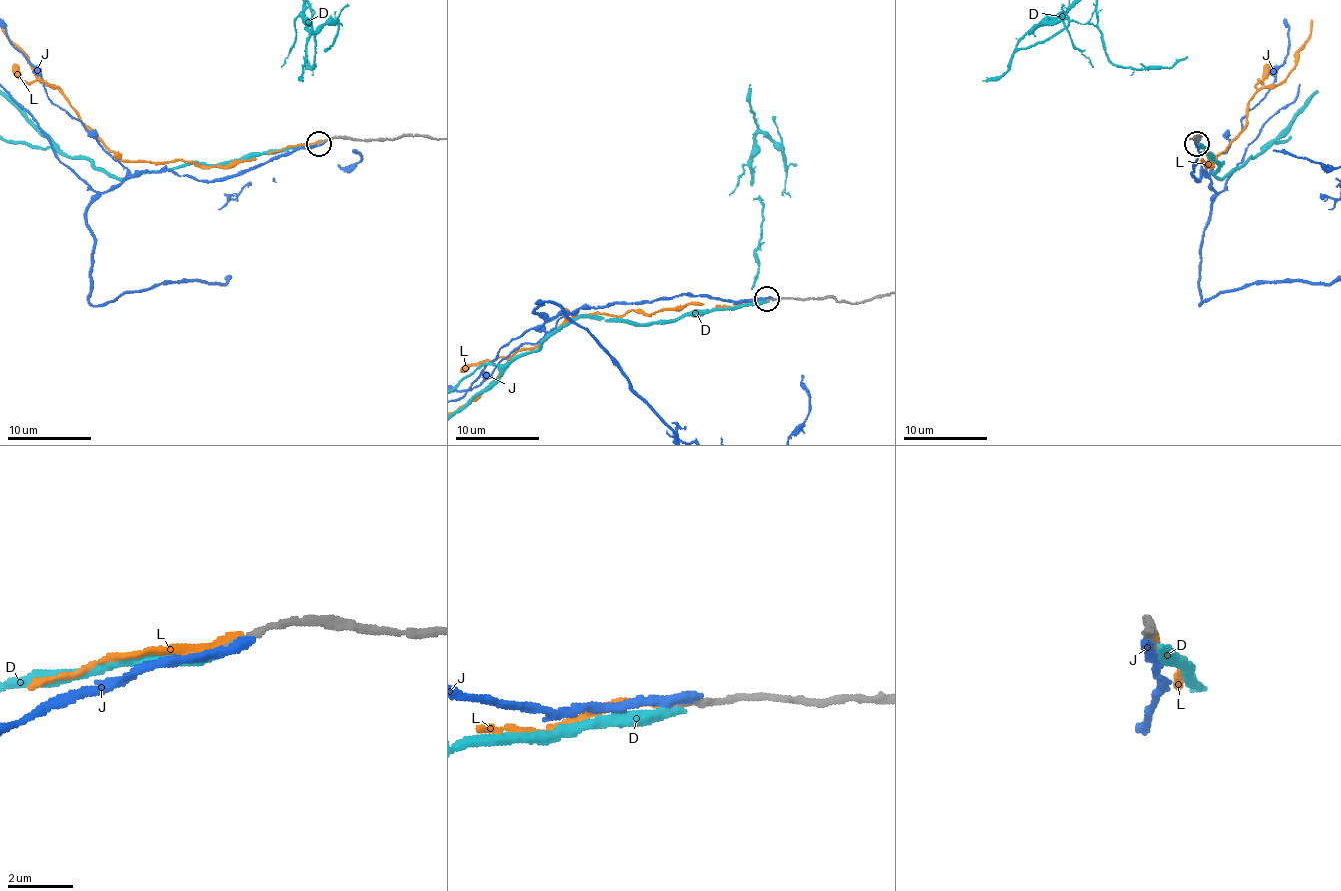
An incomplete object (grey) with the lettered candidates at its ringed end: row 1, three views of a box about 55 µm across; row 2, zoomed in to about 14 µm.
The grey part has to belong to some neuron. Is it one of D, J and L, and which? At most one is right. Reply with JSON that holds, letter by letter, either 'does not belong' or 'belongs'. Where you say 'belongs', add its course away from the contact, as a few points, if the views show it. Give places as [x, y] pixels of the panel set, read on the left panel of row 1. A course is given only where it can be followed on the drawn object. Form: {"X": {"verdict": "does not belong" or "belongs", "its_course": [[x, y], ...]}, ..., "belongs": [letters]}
{"D": {"verdict": "does not belong"}, "J": {"verdict": "belongs"}, "L": {"verdict": "does not belong"}, "belongs": ["J"]}

